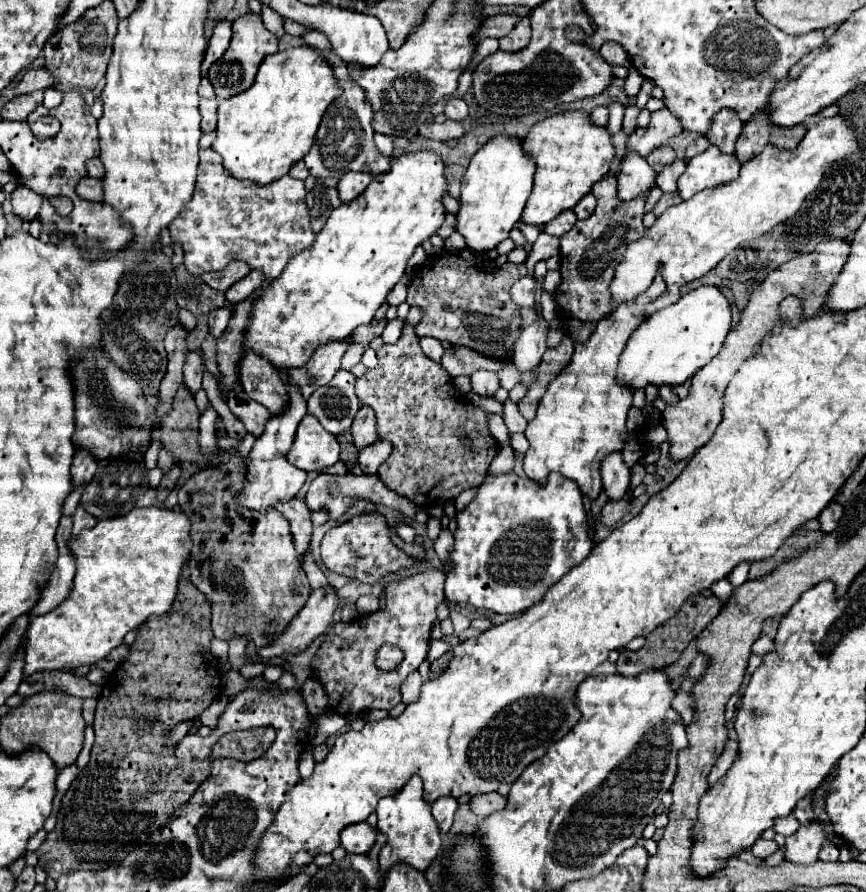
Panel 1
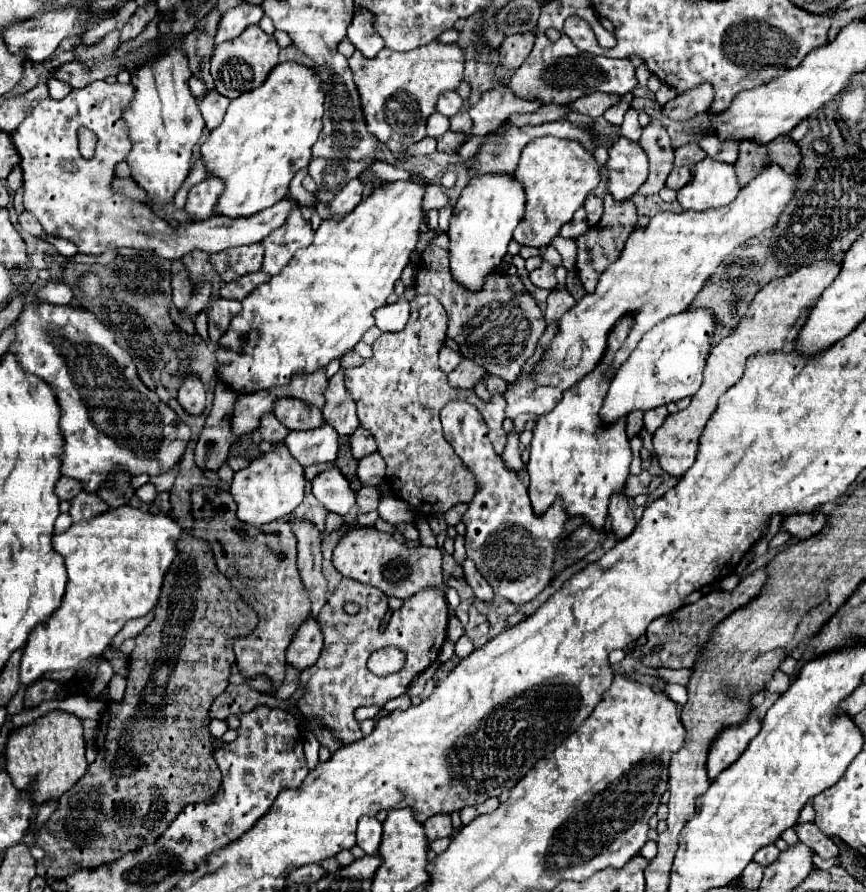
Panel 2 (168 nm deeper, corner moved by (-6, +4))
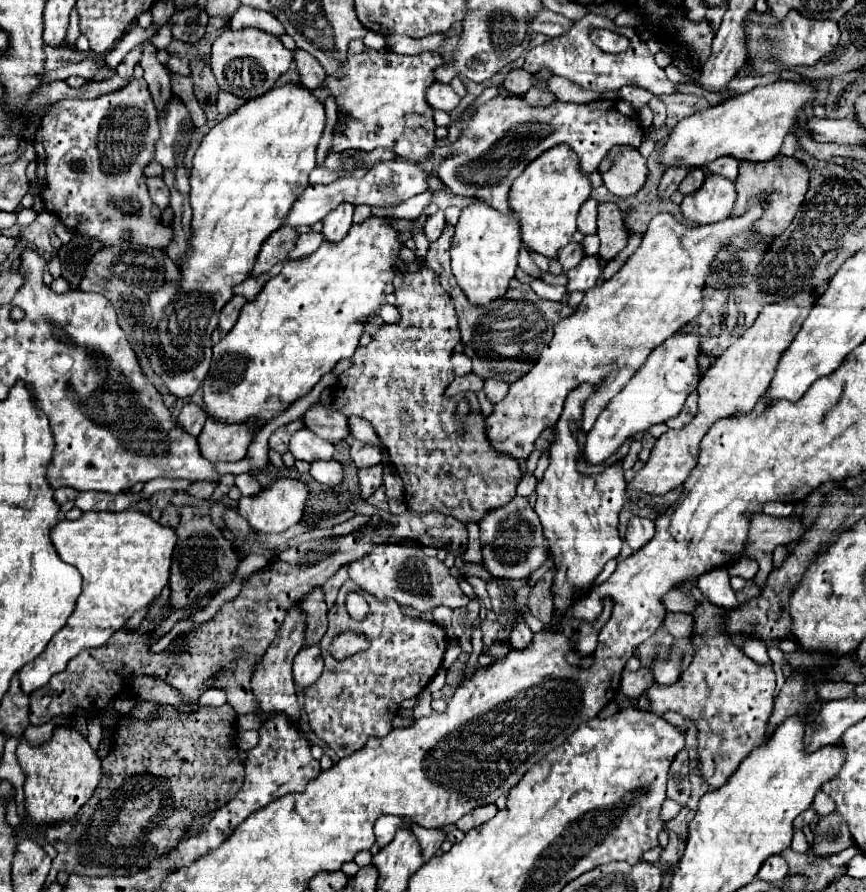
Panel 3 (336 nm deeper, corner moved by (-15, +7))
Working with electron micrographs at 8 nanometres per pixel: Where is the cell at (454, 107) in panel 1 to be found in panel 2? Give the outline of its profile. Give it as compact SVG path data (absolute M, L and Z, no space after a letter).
M444 92L444 94L440 94L440 98L436 102L436 110L450 118L461 110L463 102L464 100L456 92Z

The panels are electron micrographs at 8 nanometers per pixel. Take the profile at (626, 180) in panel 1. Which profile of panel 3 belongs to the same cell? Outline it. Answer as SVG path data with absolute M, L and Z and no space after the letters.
M631 145L613 147L599 165L603 183L617 197L635 195L647 181L647 159Z

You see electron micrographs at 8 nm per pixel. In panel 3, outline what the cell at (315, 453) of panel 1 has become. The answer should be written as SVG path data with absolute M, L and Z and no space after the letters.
M303 427L301 431L297 431L291 437L289 451L293 453L295 459L303 459L303 461L309 461L309 463L313 463L317 459L329 461L329 459L333 459L335 445L331 441L325 441L325 439L317 437L315 433L311 433L309 429Z

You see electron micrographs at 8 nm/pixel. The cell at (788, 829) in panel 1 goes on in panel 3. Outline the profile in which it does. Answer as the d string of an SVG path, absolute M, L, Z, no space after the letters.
M819 791L819 793L815 795L813 809L815 809L819 815L827 815L829 811L835 811L835 803L831 803L831 801L827 799L827 795L823 795L823 791Z

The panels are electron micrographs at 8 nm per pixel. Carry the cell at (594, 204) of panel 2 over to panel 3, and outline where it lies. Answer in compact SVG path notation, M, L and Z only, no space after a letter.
M599 203L597 235L601 239L599 255L609 261L627 245L627 231L623 225L623 213L617 203Z

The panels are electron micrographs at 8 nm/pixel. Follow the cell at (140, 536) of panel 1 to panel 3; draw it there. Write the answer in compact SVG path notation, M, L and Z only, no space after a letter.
M125 509L119 513L83 513L75 521L63 519L53 527L51 541L59 557L75 565L83 575L83 591L67 625L53 635L37 659L21 669L19 679L27 693L43 687L83 649L105 645L133 613L149 607L153 599L161 595L163 587L169 583L169 567L177 537L171 527L153 521L149 515L137 509Z

